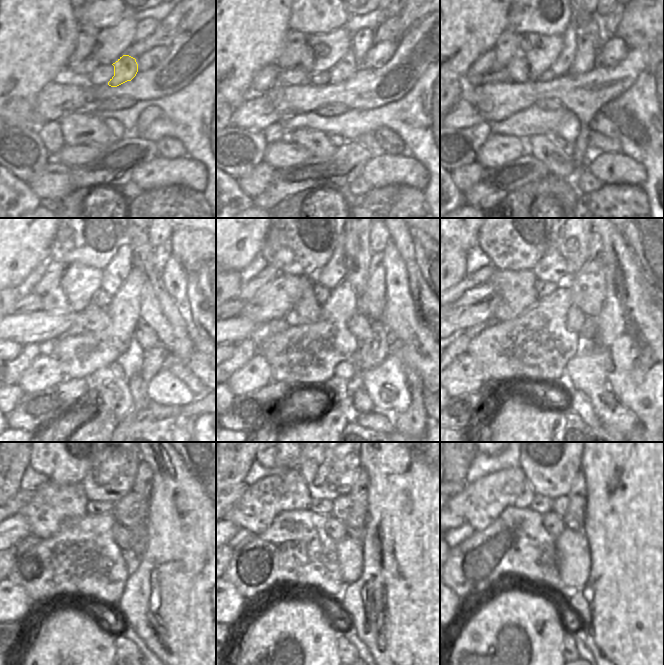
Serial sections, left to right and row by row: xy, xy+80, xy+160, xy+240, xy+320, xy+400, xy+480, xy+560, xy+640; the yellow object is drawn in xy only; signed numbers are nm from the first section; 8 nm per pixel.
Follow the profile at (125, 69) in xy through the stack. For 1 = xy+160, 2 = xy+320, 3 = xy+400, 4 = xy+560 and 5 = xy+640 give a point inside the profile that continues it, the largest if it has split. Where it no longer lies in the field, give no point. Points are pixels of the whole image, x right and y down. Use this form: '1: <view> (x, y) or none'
1: xy+160 (563, 64)
2: xy+320 (334, 272)
3: xy+400 (552, 267)
4: xy+560 (320, 464)
5: xy+640 (544, 462)

